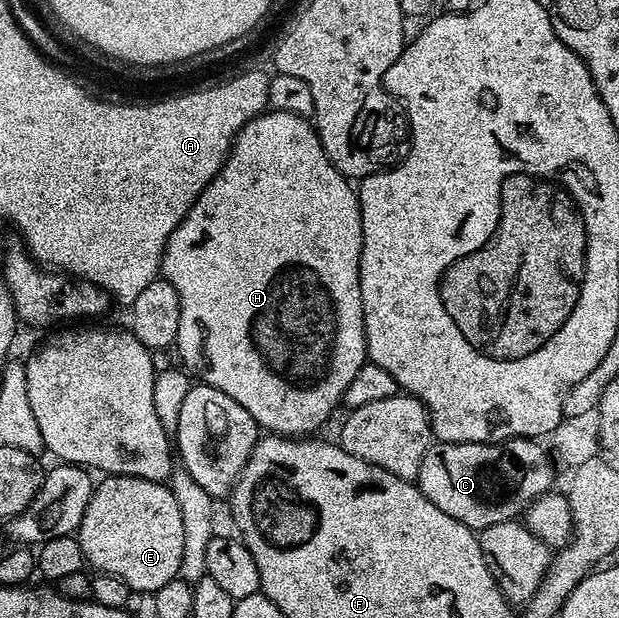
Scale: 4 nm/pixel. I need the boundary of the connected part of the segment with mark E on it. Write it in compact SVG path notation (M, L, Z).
M107 475L100 478L91 492L91 500L85 509L85 517L81 517L81 525L77 532L80 549L84 560L96 568L96 572L112 575L125 583L130 590L154 593L167 582L171 582L179 574L182 563L182 545L185 530L181 521L181 510L166 482L154 483L141 477L128 475Z

